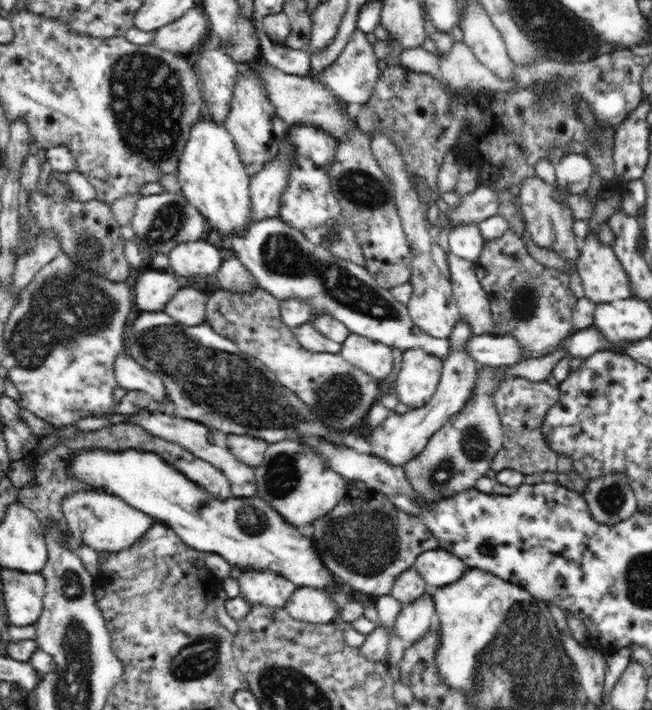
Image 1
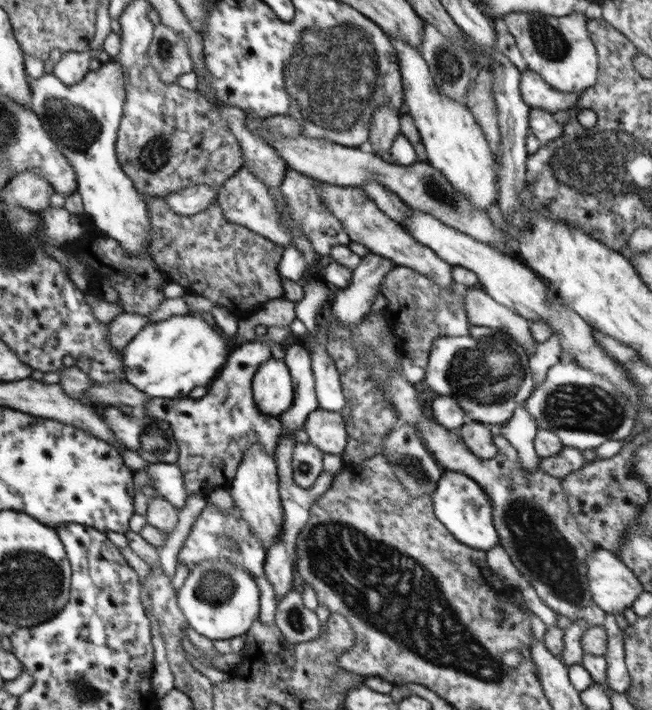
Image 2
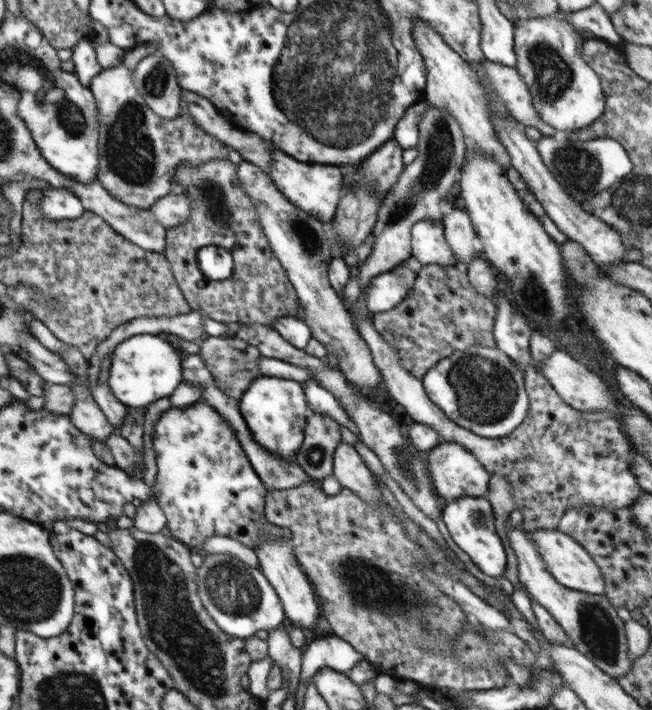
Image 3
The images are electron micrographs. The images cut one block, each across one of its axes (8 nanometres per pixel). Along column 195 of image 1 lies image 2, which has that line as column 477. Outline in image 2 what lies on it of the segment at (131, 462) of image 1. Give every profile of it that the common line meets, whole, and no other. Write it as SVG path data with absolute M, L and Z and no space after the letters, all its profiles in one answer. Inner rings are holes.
M444 470L431 495L436 518L466 546L488 551L499 543L498 532L493 521L492 503L478 483L466 474Z

